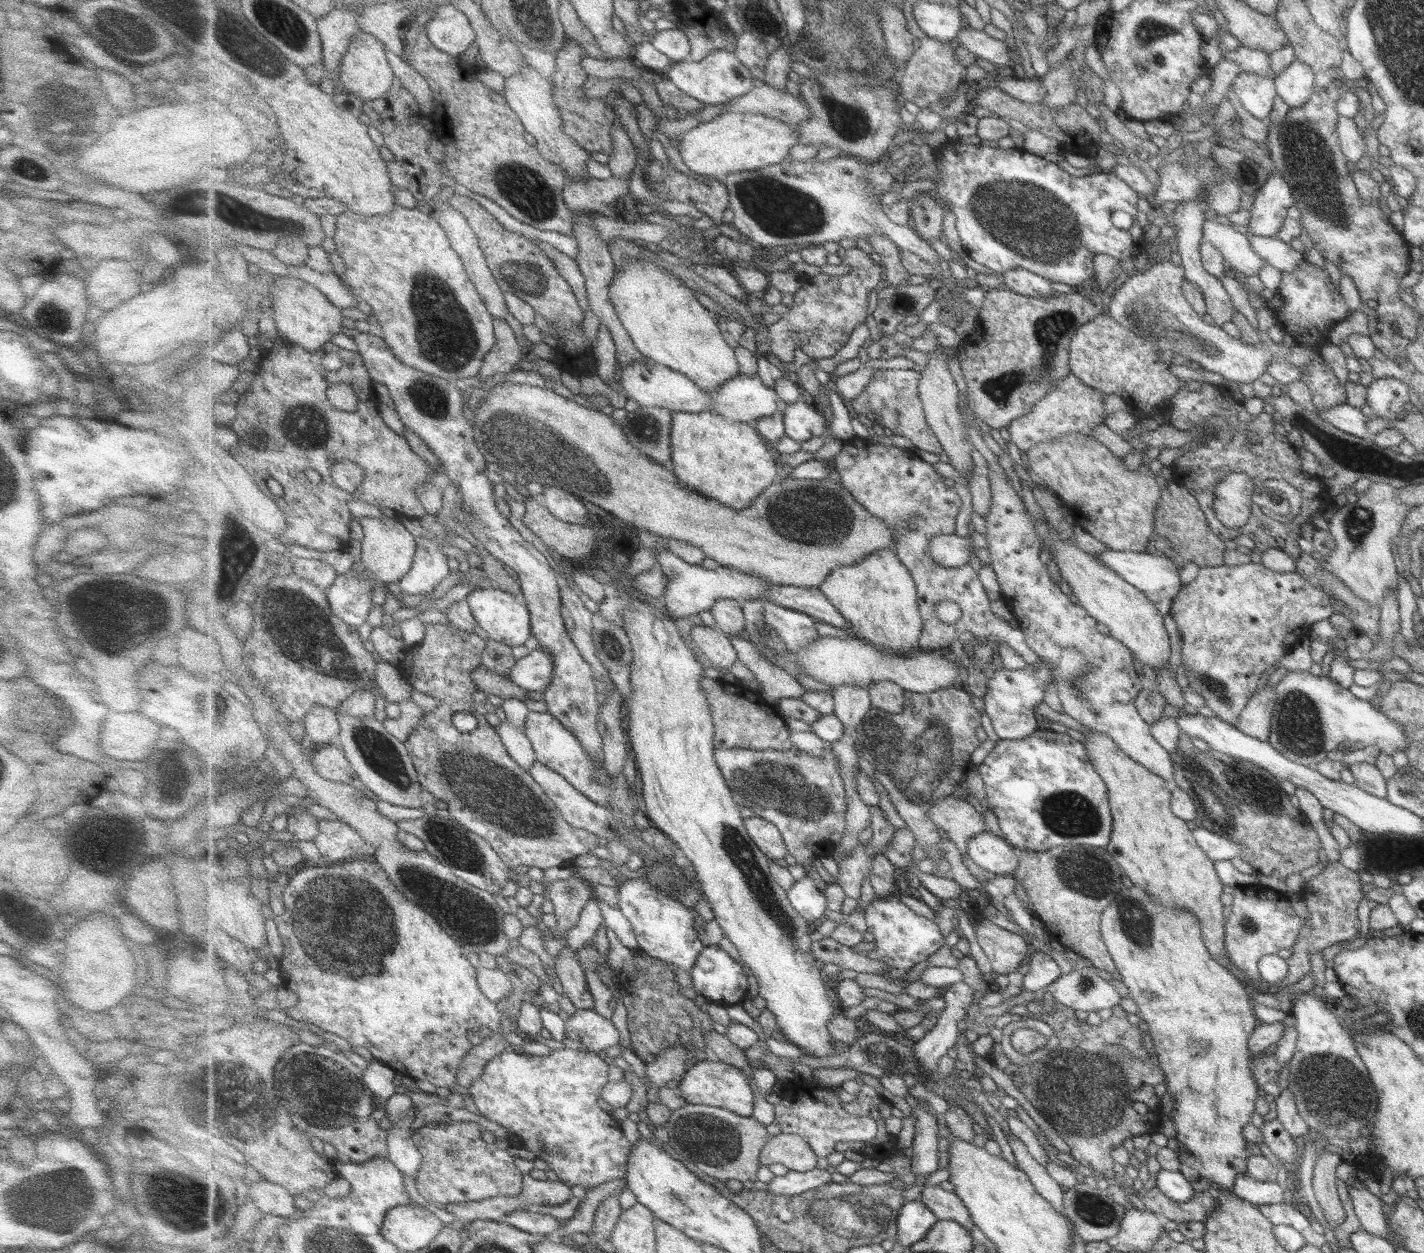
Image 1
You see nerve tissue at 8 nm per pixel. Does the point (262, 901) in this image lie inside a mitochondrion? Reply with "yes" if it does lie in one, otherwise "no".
no

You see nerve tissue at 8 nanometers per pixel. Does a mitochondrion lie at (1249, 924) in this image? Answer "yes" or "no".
yes

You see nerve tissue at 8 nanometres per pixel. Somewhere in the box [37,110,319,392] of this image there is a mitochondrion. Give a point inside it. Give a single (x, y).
(64, 132)

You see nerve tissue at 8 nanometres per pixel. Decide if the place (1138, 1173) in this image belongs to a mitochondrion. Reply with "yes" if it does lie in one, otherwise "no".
no

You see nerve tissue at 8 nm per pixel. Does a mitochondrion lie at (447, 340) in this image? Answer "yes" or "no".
yes

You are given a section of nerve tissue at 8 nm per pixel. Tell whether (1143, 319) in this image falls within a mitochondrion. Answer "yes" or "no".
yes

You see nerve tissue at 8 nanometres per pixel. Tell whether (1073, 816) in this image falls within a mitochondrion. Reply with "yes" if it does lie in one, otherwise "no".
yes

